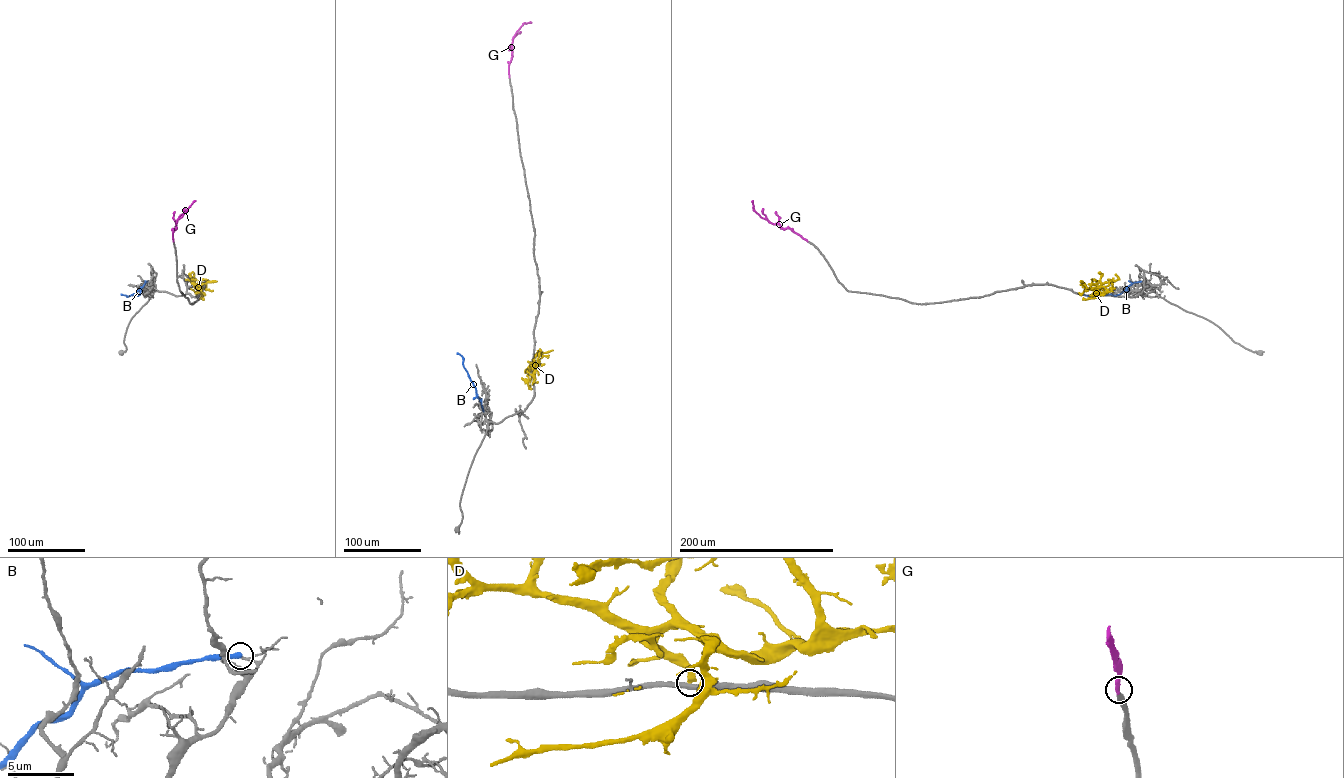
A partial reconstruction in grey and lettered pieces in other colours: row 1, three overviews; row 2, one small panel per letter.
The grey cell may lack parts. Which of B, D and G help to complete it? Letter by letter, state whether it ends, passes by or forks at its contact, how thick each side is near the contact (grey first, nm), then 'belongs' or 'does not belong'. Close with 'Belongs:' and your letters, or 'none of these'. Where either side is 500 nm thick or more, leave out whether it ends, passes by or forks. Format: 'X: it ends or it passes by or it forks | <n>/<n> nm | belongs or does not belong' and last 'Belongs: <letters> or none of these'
B: it ends | 140/400 nm | does not belong
D: it ends | 440/400 nm | does not belong
G: it ends | 360/400 nm | belongs
Belongs: G

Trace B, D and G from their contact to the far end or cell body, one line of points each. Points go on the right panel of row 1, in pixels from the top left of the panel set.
B: (1141, 281), (1133, 282), (1116, 295), (1084, 294)
D: (1099, 294), (1087, 289), (1083, 283), (1088, 290)
G: (807, 241), (789, 228), (782, 228), (762, 218), (754, 210), (752, 200)

